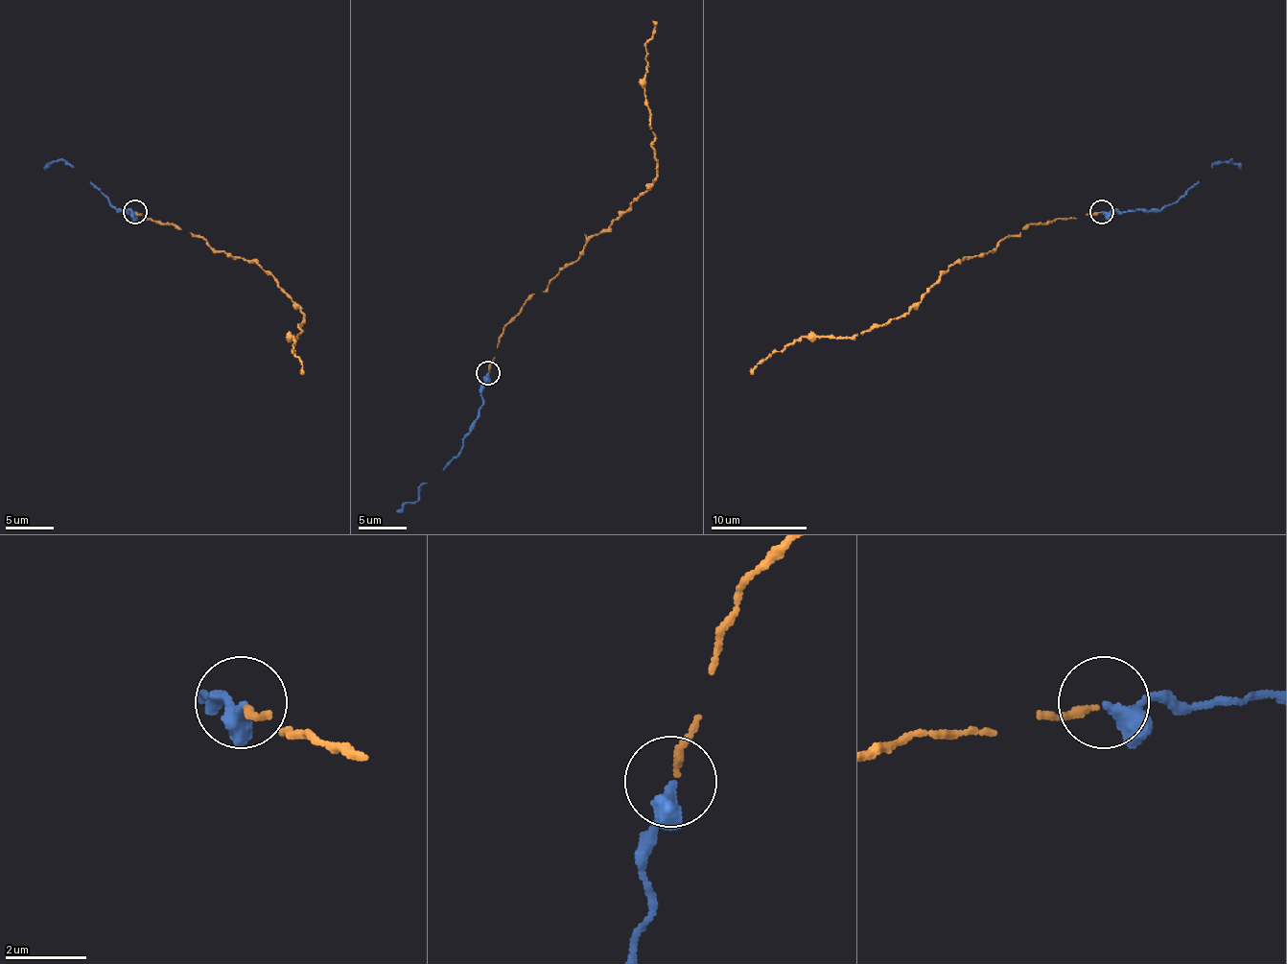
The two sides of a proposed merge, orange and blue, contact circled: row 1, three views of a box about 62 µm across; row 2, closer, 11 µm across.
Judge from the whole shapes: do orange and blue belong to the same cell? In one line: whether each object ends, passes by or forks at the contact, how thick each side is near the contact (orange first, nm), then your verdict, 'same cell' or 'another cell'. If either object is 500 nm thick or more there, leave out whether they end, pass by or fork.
orange ends | blue passes by | 180/280 nm | same cell

